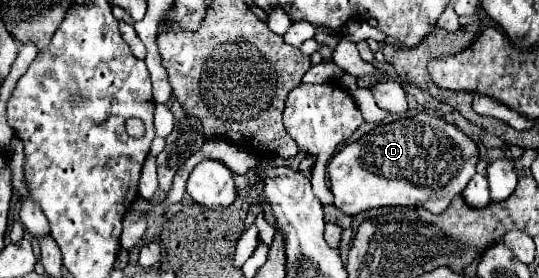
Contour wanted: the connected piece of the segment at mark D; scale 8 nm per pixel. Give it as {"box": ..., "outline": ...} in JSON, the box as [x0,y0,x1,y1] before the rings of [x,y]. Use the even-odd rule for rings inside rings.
{"box":[327,114,479,216],"outline":[[[431,114],[379,124],[357,142],[345,144],[327,164],[335,206],[355,216],[379,206],[421,206],[441,214],[453,196],[461,194],[479,162],[477,142],[457,124]]]}

